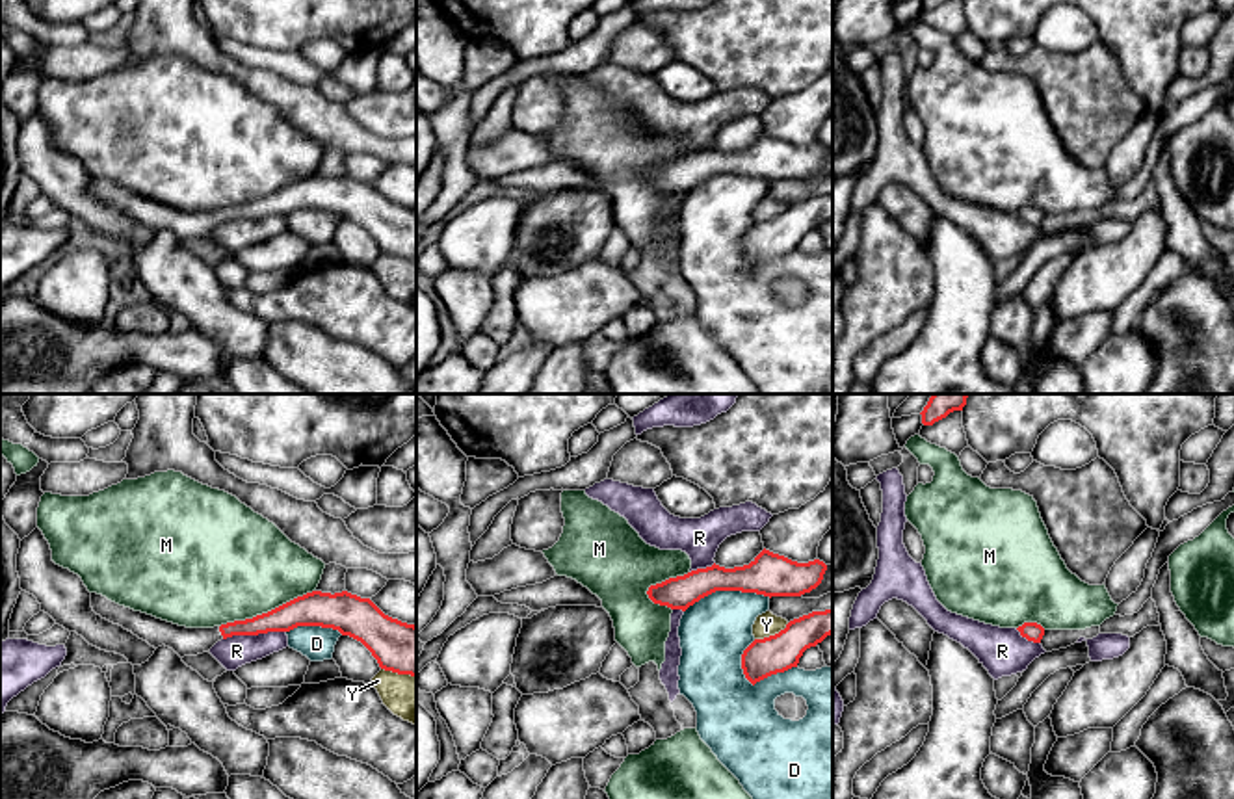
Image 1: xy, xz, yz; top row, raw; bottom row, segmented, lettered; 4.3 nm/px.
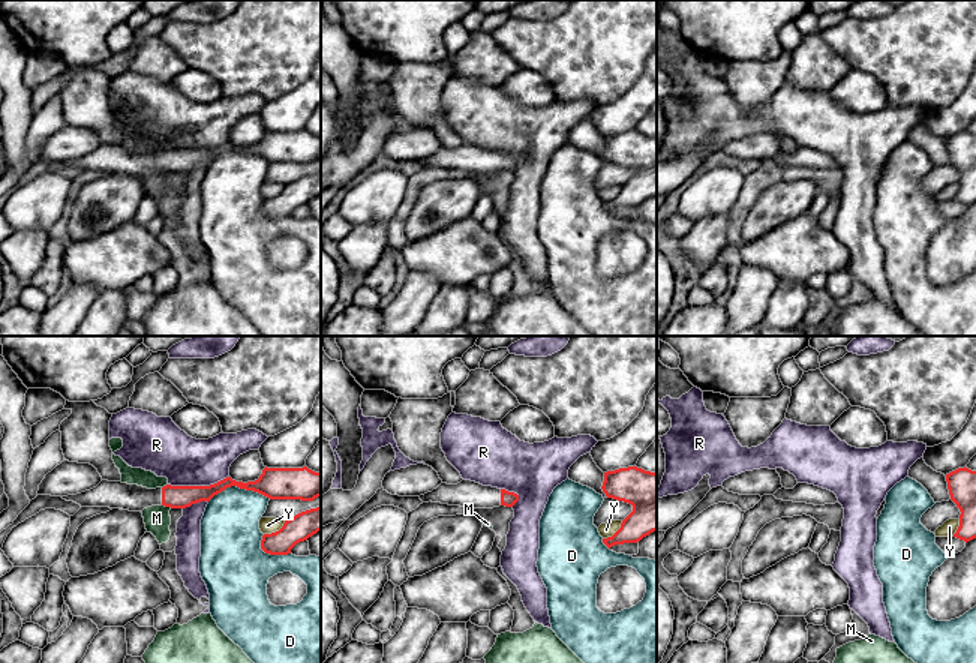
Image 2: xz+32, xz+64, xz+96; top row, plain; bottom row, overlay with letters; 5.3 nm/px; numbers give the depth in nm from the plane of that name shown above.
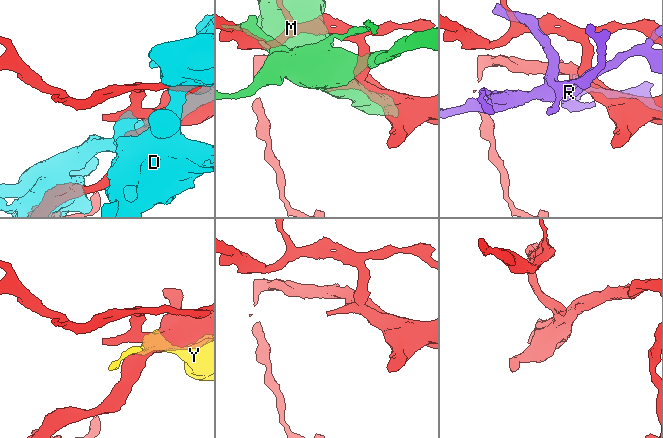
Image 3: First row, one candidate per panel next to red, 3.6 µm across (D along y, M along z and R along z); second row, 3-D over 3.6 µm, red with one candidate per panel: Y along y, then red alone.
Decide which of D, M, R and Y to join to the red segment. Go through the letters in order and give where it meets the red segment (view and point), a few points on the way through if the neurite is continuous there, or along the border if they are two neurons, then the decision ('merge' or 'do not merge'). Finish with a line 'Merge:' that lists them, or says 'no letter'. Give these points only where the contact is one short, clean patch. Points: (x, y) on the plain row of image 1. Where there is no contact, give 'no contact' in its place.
D: meets red in xz at (761, 262); do not merge
M: meets red in xy at (268, 196); do not merge
R: meets red in xy at (253, 218); do not merge
Y: meets red in xz at (772, 220); do not merge
Merge: no letter

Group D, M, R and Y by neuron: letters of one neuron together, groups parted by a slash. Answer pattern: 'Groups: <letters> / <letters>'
Groups: D / M / R / Y

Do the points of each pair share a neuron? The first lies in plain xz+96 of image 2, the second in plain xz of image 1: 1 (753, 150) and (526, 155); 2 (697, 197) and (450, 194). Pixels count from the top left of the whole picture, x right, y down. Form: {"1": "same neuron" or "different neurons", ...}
{"1": "same neuron", "2": "different neurons"}

